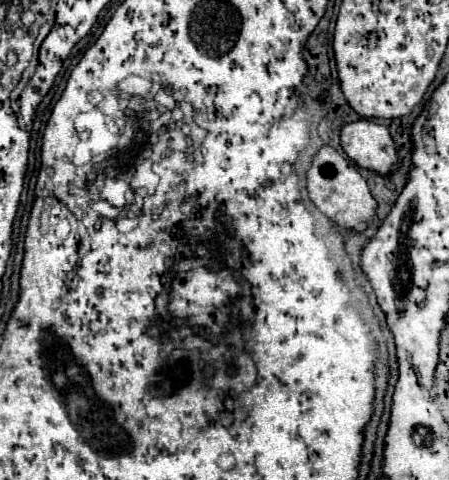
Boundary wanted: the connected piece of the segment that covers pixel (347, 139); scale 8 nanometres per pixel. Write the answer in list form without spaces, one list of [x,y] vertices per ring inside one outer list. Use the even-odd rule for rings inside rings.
[[[373,120],[345,124],[341,130],[341,148],[357,166],[379,176],[391,174],[401,162],[389,130]]]

